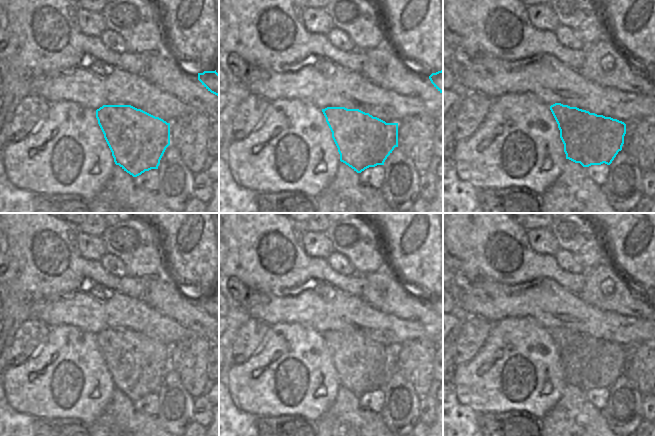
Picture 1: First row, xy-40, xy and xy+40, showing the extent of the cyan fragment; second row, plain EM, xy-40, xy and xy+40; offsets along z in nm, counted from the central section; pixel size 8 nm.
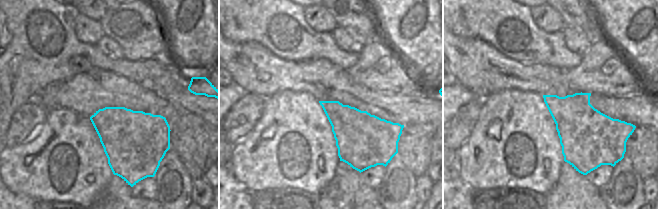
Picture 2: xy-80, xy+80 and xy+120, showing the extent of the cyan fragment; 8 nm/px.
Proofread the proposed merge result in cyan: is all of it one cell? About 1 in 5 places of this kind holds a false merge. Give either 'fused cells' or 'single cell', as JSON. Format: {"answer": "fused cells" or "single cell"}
{"answer": "fused cells"}

